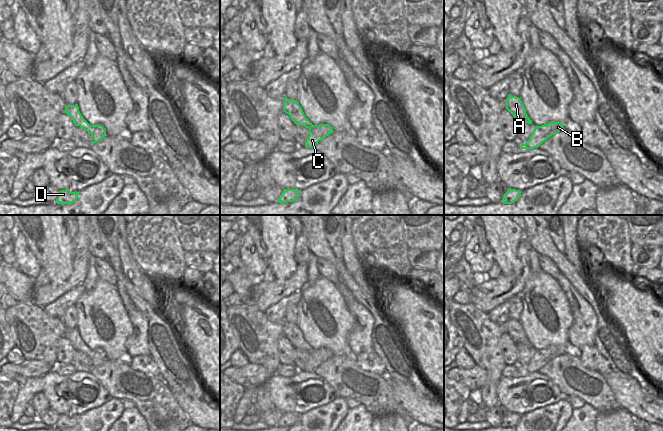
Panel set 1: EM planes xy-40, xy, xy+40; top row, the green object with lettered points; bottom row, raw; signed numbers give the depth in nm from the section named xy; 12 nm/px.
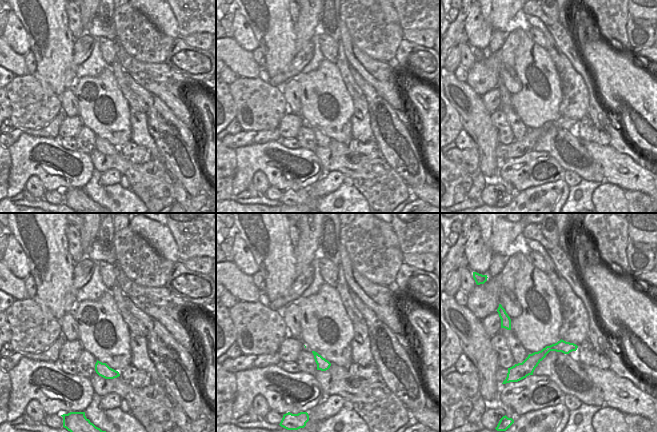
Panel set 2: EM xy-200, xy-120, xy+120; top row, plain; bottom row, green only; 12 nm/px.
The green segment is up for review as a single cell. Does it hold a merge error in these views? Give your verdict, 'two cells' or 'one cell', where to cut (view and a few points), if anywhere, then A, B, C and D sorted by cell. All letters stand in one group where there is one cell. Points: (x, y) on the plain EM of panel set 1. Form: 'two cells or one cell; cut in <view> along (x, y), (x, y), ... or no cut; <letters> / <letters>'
two cells; cut in xy along (315, 349), (309, 353); A D / B C

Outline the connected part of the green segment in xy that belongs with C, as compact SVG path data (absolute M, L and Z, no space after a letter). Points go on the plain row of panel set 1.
M329 348L315 349L313 352L309 353L309 360L305 366L305 372L314 372L319 365L333 356Z

